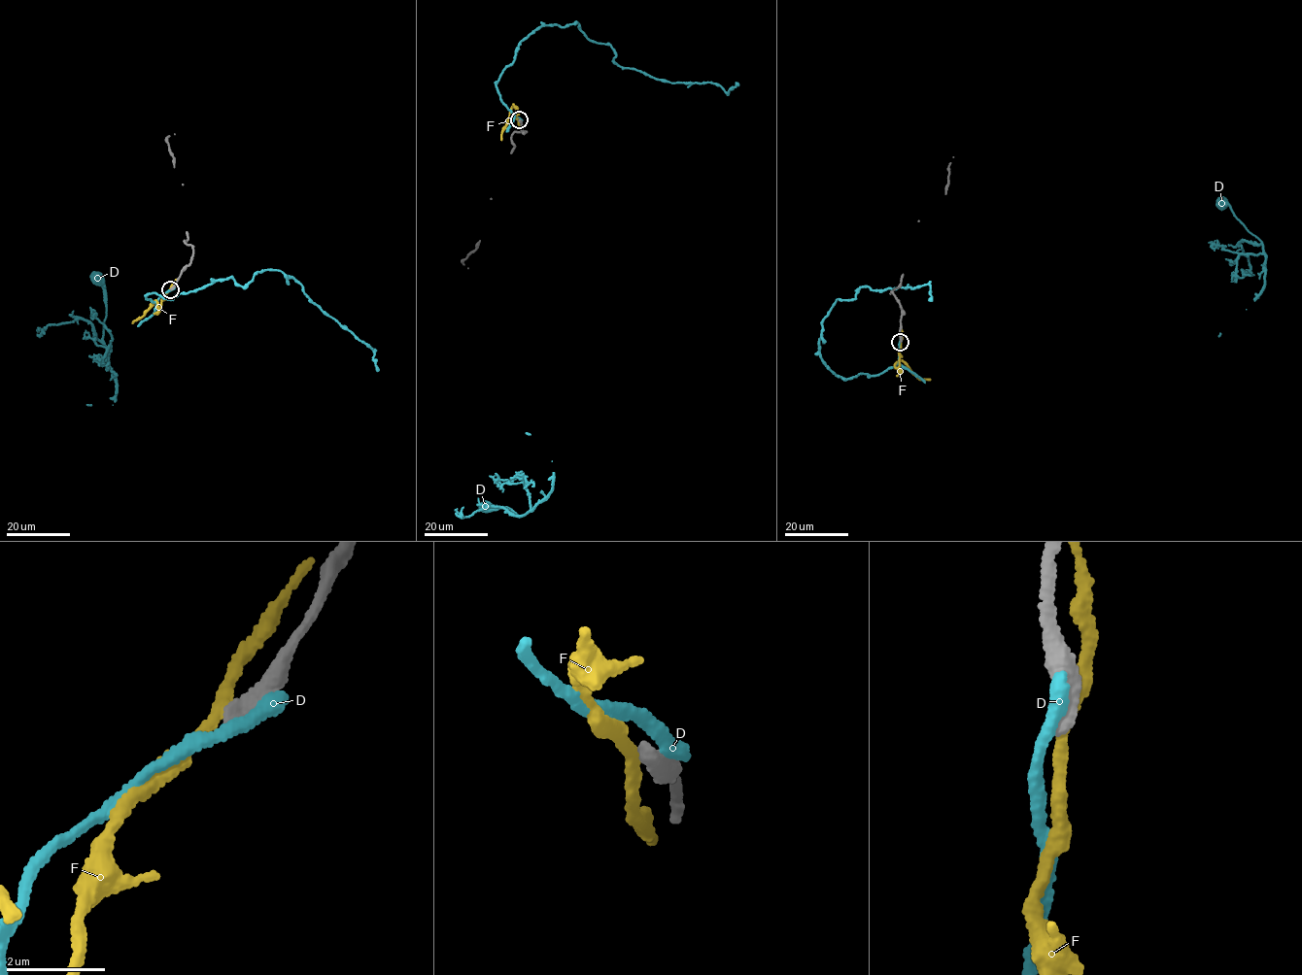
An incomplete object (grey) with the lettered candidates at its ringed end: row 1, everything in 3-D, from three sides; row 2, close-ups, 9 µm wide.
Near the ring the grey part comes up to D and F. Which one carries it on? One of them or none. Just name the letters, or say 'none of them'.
none of them

